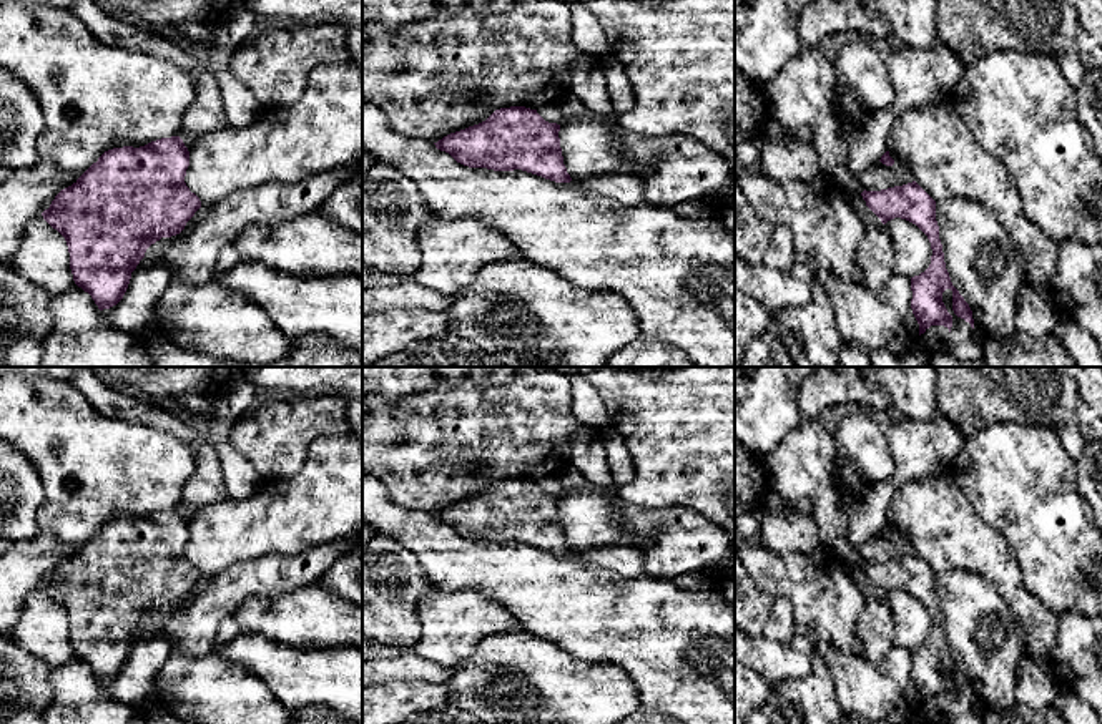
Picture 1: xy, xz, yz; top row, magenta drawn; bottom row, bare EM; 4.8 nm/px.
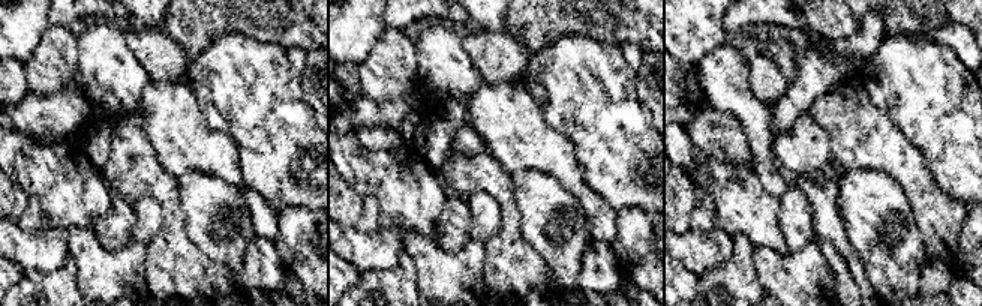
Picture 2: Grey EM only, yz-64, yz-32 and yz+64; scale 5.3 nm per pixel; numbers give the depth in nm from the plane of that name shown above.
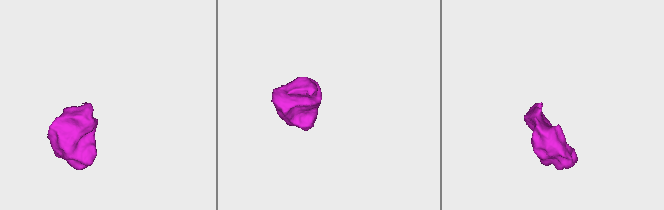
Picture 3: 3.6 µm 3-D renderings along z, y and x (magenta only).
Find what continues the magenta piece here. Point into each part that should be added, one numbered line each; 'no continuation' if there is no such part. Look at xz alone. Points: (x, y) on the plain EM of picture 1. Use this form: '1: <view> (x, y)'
no continuation

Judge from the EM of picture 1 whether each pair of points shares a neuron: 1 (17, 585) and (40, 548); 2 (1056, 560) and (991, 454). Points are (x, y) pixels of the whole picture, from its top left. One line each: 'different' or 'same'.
1: same
2: same

